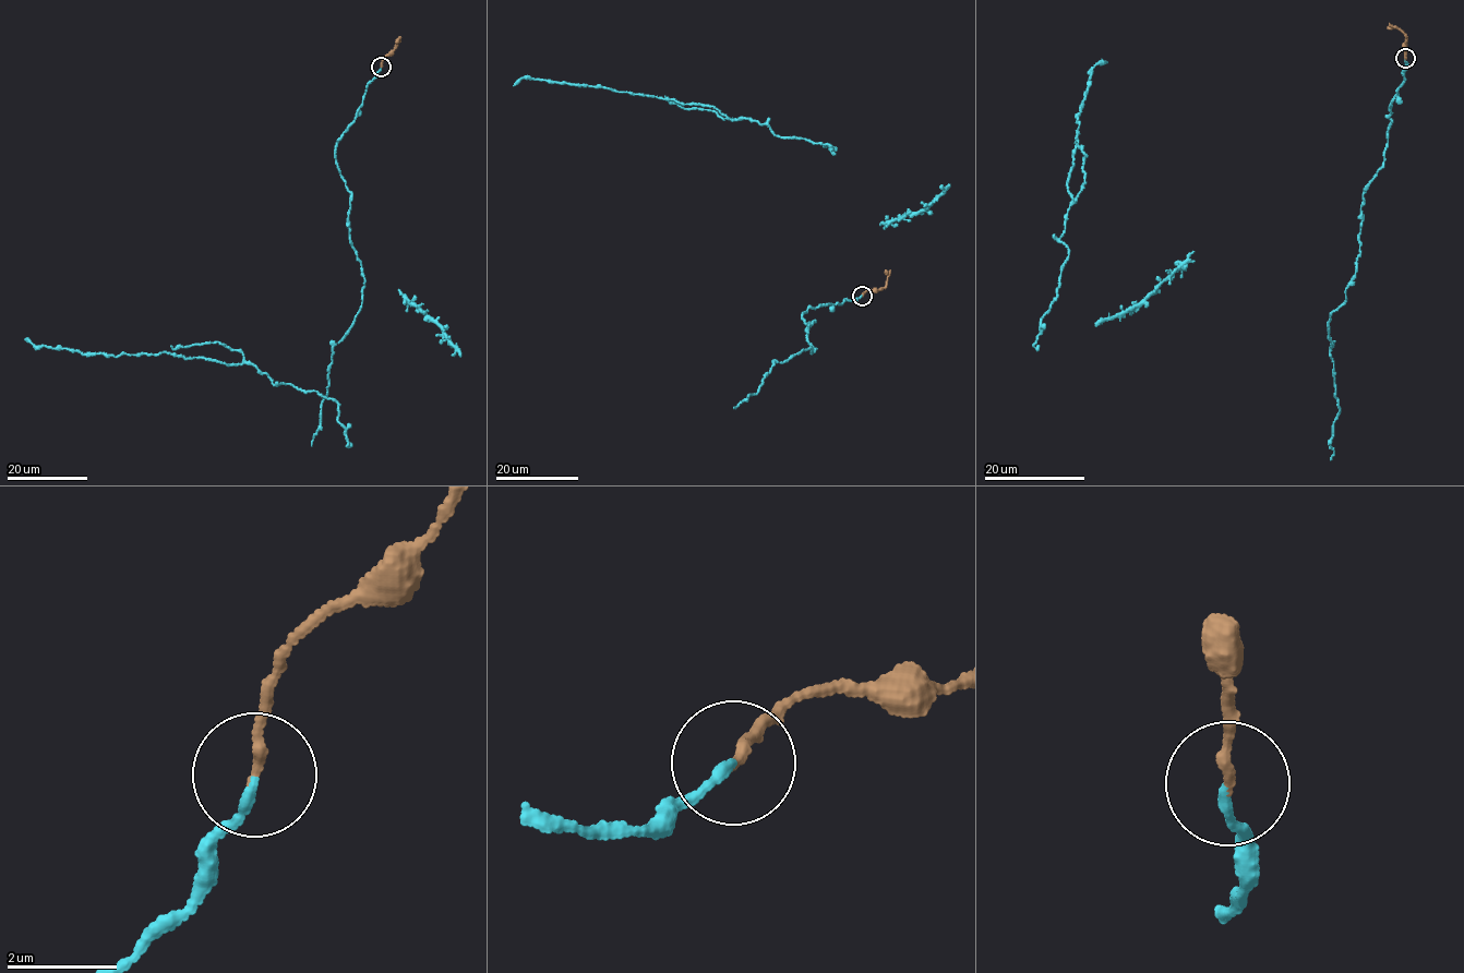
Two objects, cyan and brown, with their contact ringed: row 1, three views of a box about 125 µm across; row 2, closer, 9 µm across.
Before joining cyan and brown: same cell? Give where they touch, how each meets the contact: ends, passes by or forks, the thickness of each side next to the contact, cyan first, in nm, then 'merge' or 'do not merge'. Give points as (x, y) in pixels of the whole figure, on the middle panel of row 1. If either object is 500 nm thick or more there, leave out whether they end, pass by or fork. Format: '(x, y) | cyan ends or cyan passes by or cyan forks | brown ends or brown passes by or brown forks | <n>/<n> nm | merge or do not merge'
(862, 296) | cyan ends | brown ends | 150/180 nm | merge

